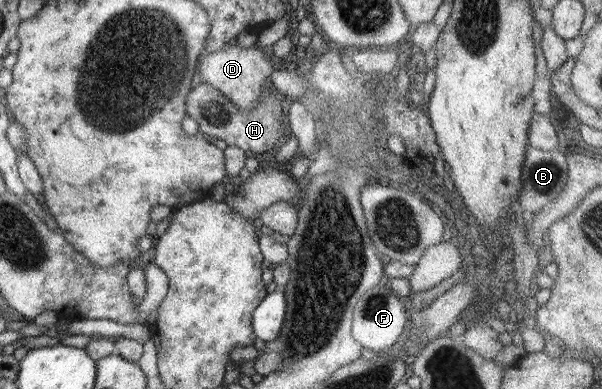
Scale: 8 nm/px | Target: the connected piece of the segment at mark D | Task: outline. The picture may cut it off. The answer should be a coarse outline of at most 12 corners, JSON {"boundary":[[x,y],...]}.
{"boundary":[[257,45],[208,52],[204,83],[250,110],[274,64]]}

